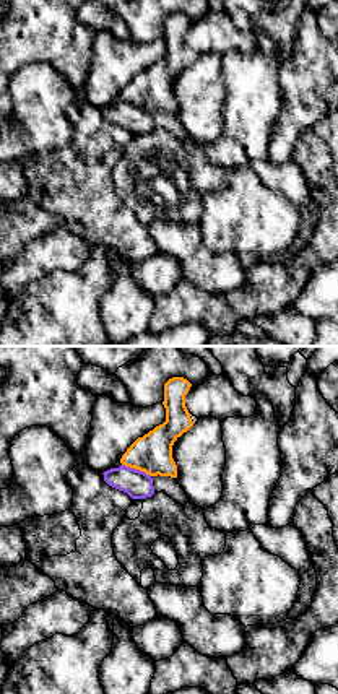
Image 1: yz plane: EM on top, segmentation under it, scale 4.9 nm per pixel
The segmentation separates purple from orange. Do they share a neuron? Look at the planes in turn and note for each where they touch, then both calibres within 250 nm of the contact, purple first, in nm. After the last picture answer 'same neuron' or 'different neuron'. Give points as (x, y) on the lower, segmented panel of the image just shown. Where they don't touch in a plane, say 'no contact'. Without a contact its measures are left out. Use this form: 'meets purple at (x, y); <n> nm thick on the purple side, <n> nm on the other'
meets purple at (137, 470); 140 nm thick on the purple side, 190 nm on the other

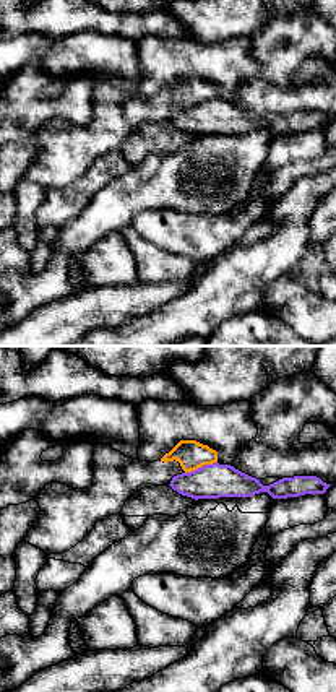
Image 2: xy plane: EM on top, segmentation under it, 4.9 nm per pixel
meets purple at (202, 467); 180 nm thick on the purple side, 140 nm on the other

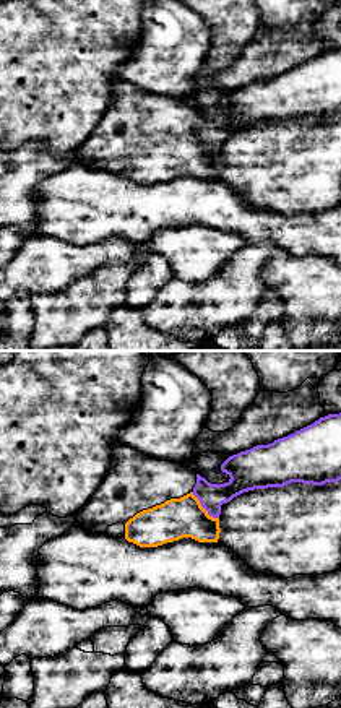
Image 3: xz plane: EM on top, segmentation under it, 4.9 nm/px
meets purple at (203, 507); 140 nm thick on the purple side, 200 nm on the other

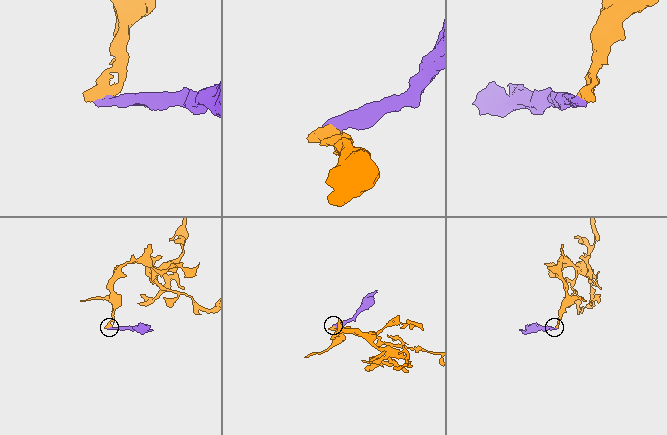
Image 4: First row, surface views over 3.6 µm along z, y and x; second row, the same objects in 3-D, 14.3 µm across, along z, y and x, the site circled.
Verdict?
different neuron

